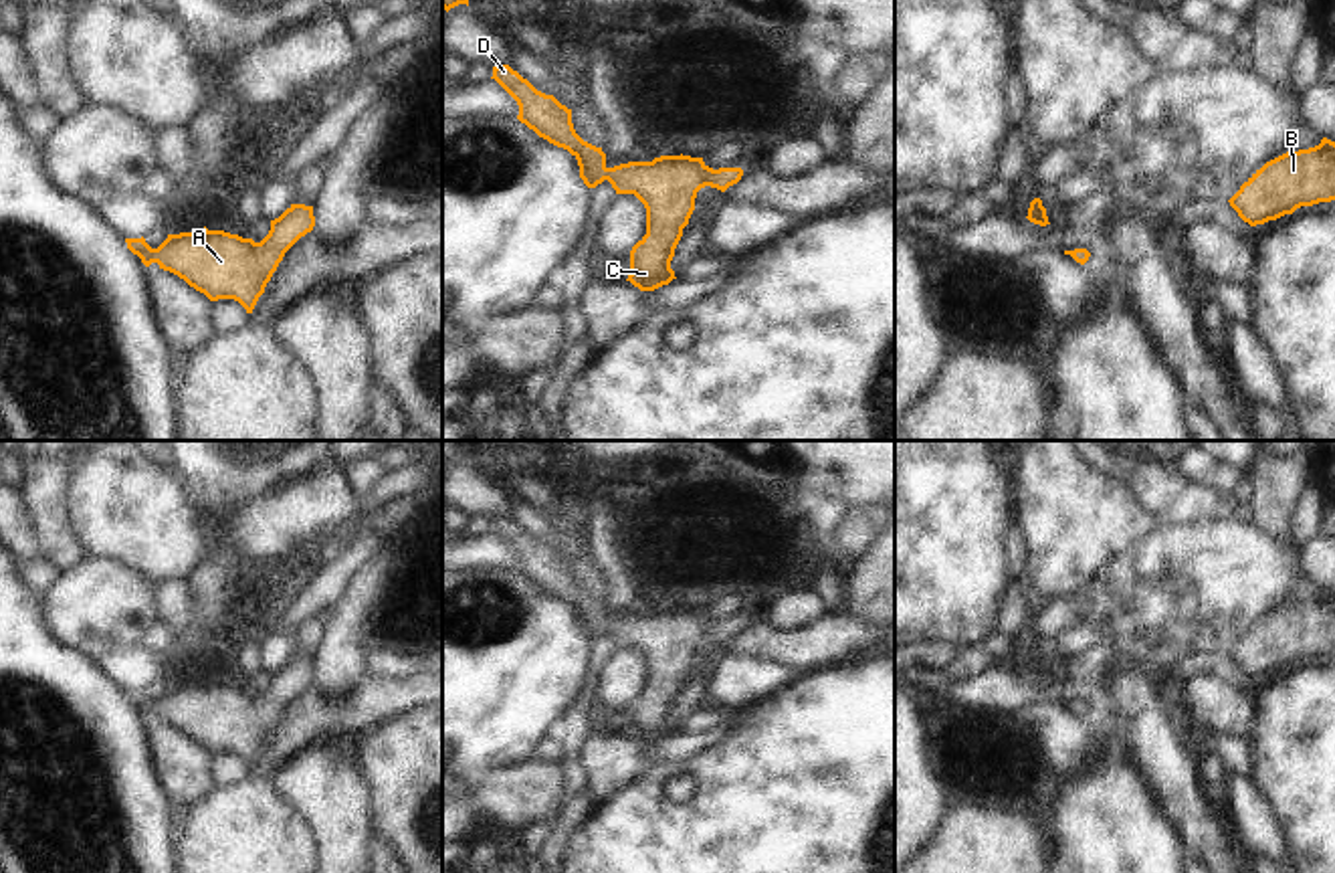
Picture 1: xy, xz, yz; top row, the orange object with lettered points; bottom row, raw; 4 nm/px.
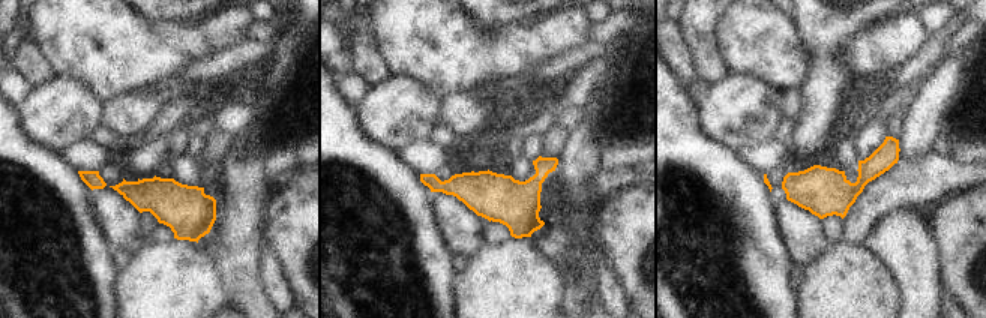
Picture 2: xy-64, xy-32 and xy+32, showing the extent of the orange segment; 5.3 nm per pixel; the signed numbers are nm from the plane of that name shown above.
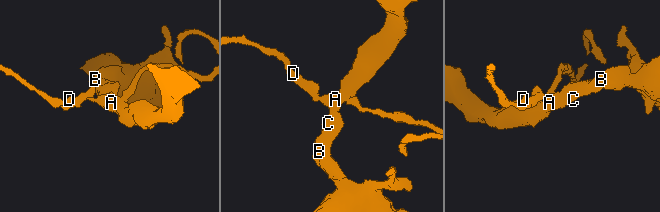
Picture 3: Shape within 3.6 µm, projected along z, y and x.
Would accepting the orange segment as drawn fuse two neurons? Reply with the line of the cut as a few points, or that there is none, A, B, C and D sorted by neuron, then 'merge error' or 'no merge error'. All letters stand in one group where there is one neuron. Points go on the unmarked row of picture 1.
no cut; A B C D; no merge error

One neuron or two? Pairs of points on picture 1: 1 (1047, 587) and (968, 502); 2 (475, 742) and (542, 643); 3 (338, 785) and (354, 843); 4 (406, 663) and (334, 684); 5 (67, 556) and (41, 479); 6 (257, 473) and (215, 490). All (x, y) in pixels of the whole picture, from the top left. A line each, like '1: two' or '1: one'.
1: two
2: one
3: one
4: two
5: one
6: one

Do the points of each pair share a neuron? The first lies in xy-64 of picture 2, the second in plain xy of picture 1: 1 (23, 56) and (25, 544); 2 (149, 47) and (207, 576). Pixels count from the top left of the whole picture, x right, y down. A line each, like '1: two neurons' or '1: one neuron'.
1: two neurons
2: two neurons

